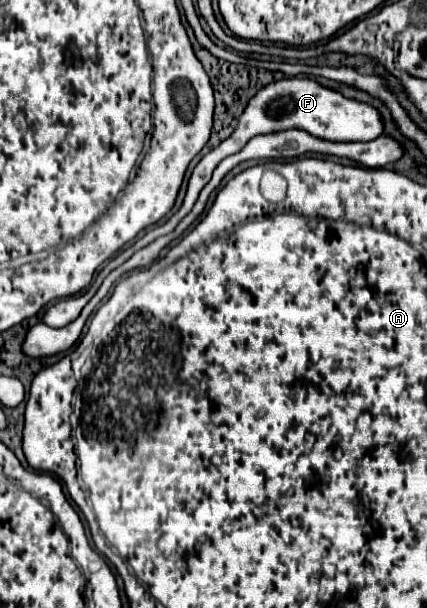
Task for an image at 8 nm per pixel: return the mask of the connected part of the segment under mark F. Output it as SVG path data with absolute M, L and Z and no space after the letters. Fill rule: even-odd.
M293 76L293 78L283 78L283 80L277 80L277 82L271 82L267 84L265 88L261 88L247 104L245 112L241 114L239 118L239 124L235 128L235 132L225 140L221 142L215 150L211 150L209 154L203 156L203 160L195 166L191 178L189 178L189 188L187 188L187 196L183 200L183 206L179 208L177 214L173 214L165 224L157 226L157 228L151 228L143 238L139 238L135 244L131 244L127 250L119 252L107 266L105 270L99 274L99 280L95 284L91 284L87 288L87 292L79 294L79 296L73 296L73 298L65 298L65 300L59 300L57 304L53 304L43 322L53 326L53 328L63 328L67 324L71 324L79 314L81 310L85 308L85 304L93 298L93 294L97 292L101 280L111 272L115 270L119 264L123 264L125 260L129 260L137 250L145 248L147 244L151 244L155 238L159 236L165 236L169 232L175 230L175 226L187 216L187 212L191 212L195 200L199 198L199 192L203 190L203 186L211 180L211 174L213 170L217 168L217 164L239 152L253 136L257 134L267 134L267 132L279 132L279 130L287 130L287 128L301 128L301 130L307 130L309 134L313 136L319 136L319 138L327 138L327 140L335 140L335 142L367 142L367 140L375 140L383 134L383 116L379 114L377 108L373 108L371 104L365 104L365 102L359 102L359 100L353 100L353 98L345 98L341 92L337 90L331 90L331 88L325 88L321 86L317 80L309 78L309 76Z

